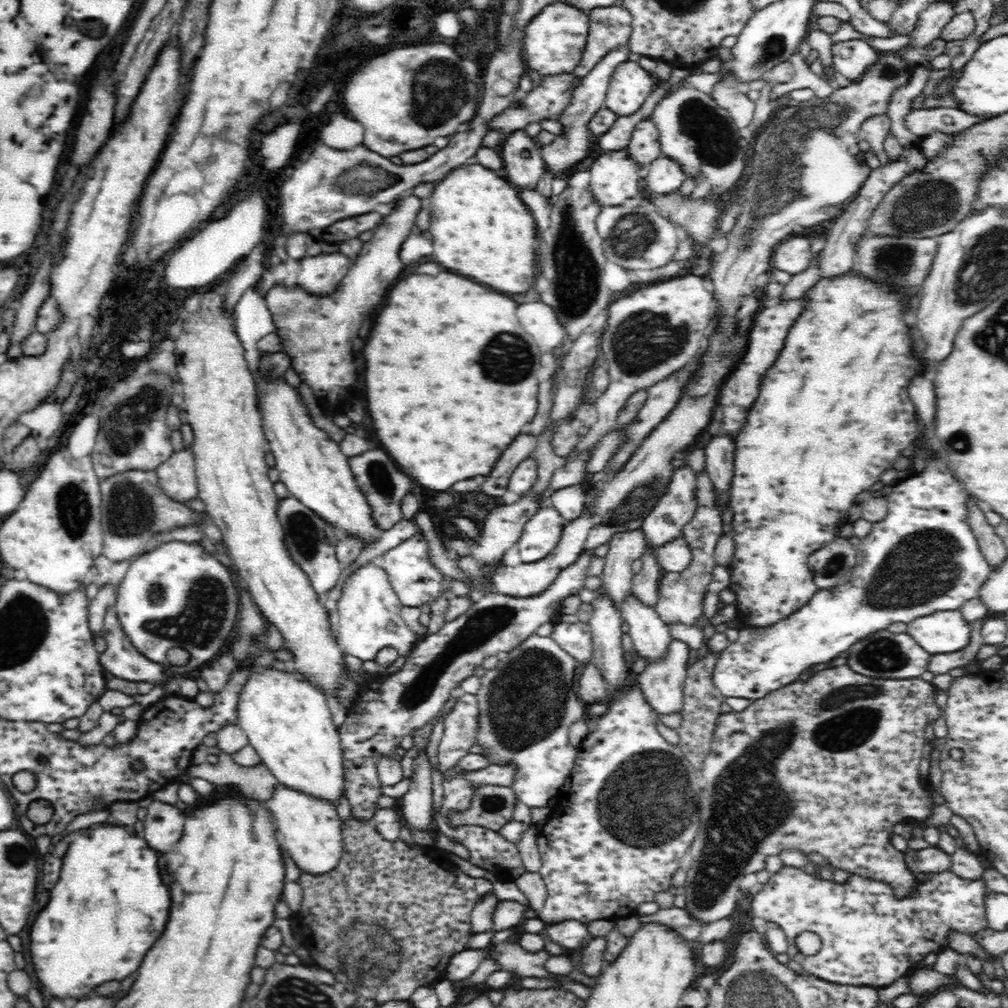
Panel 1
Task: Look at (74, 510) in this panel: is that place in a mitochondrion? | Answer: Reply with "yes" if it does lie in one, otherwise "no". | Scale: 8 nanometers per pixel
yes

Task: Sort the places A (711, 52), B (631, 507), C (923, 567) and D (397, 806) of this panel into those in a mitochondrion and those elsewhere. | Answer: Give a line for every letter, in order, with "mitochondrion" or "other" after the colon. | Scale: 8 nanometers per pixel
A: other
B: mitochondrion
C: mitochondrion
D: other

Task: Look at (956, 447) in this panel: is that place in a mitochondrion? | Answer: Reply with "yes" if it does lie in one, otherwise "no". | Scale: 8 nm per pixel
yes

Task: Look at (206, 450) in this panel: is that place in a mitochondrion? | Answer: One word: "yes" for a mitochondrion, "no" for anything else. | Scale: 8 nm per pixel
no

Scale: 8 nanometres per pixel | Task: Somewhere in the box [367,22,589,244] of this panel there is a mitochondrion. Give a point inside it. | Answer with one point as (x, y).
(424, 115)

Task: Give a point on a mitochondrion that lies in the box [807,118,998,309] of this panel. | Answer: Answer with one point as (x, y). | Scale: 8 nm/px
(929, 205)

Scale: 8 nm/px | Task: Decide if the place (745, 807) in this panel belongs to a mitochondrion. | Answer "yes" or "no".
yes

